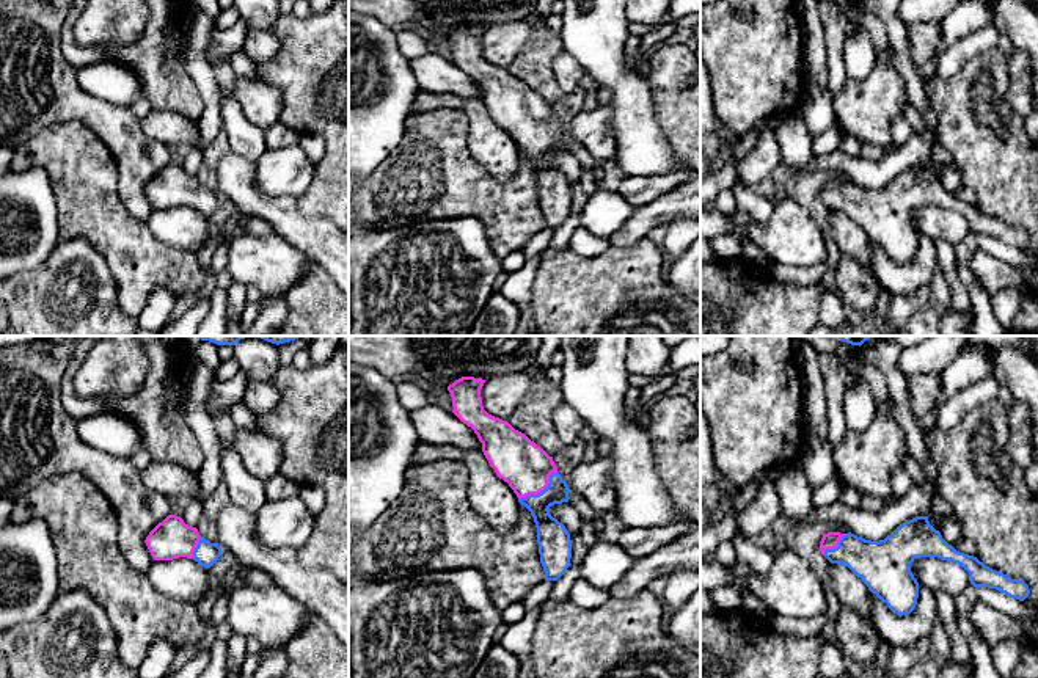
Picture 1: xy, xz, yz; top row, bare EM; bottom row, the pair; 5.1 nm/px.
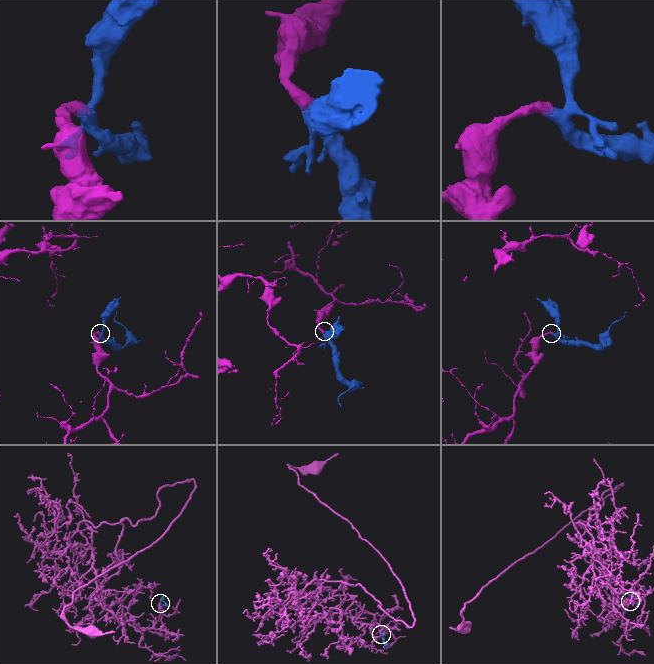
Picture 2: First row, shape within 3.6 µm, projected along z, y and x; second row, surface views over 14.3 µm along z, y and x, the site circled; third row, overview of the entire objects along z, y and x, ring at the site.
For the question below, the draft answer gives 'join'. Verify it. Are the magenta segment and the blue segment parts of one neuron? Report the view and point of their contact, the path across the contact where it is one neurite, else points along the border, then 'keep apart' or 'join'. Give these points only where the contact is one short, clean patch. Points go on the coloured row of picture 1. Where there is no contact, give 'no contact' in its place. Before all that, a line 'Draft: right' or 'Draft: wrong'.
Draft: right
xz (540, 492) | across xz (515, 459), (534, 477), (540, 492), (540, 515), (553, 539) | join

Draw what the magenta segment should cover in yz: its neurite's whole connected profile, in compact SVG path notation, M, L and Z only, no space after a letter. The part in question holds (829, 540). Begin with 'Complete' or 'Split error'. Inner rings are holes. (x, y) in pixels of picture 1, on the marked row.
Split error. M928 516L900 524L879 541L851 532L828 532L823 534L820 551L831 563L848 567L897 615L911 614L917 604L919 582L911 571L917 557L937 557L961 565L975 590L996 589L1019 601L1030 593L1024 581L1011 579L977 557L956 551L930 524Z

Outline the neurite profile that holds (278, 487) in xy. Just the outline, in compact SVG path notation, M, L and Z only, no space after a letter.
M283 474L273 476L265 482L265 498L267 501L278 501L286 498L295 498L300 494L302 487L289 480Z

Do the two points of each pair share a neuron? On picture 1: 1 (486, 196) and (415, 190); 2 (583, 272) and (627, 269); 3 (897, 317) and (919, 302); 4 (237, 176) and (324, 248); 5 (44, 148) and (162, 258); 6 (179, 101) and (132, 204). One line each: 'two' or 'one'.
1: one
2: one
3: one
4: one
5: one
6: two

